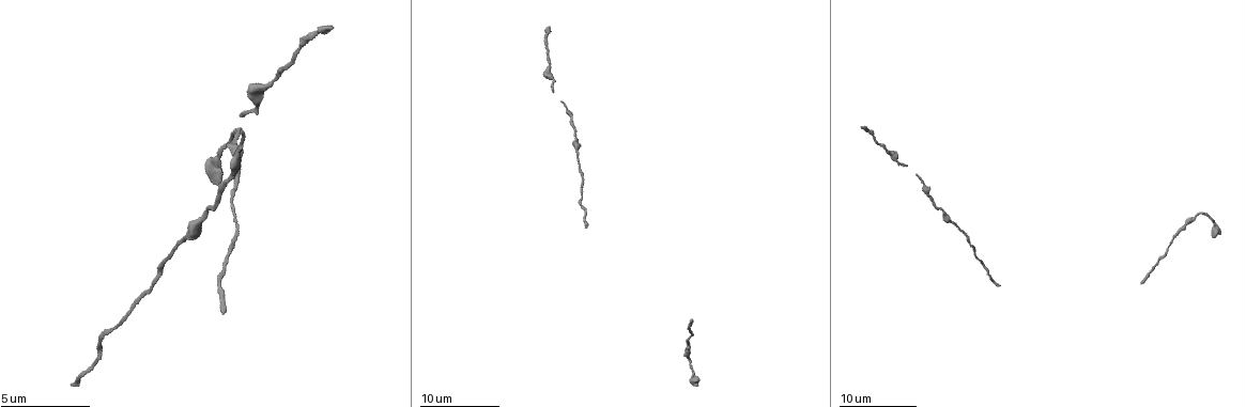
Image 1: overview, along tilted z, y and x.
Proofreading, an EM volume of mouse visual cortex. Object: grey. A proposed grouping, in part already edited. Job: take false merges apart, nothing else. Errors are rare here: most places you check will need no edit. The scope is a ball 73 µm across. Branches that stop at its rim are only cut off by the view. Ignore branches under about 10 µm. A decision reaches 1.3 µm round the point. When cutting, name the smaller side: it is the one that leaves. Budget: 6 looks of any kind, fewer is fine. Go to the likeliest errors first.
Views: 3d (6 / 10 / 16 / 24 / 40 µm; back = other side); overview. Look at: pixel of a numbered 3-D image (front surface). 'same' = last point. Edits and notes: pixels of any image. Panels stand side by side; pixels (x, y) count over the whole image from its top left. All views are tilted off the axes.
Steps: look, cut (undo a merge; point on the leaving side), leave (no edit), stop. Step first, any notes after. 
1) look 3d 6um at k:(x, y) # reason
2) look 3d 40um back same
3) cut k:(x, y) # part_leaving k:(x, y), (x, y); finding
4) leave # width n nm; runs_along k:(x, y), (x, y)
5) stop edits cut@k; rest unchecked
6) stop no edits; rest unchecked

look 3d 10um at 1:(886, 153) # thick turns thin

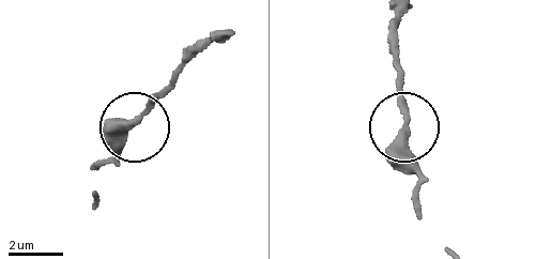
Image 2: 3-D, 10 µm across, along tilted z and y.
look 3d 10um back at 2:(132, 123)

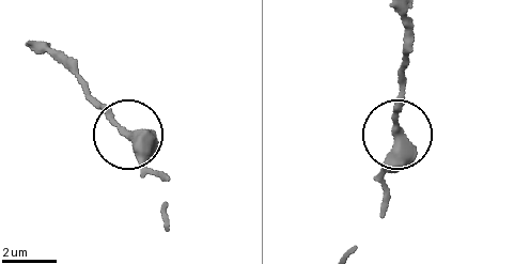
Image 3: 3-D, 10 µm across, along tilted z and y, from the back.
leave # width 360 nm; runs_along 3:(168, 215), (167, 182), (84, 83); all the same cell

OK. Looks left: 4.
look 3d 10um at 1:(181, 240) # thick turns thin

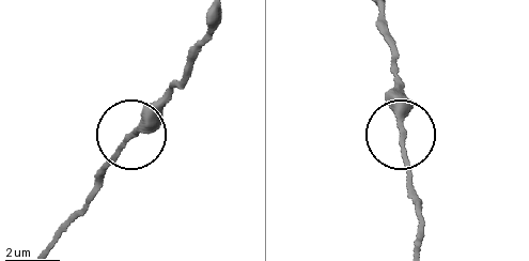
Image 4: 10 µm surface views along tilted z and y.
leave # runs_along 4:(43, 251), (172, 80); one cell here

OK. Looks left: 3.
look 3d 10um at 1:(567, 108)

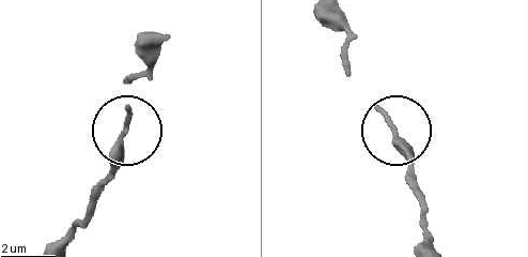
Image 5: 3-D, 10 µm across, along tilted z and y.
look 3d 6um at 5:(392, 130)

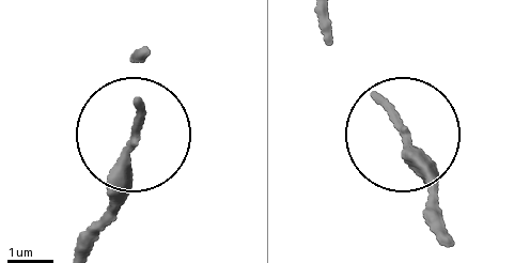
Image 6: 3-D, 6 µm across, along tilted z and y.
leave # continuous, no second cell

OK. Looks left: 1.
stop no edits; rest unchecked

